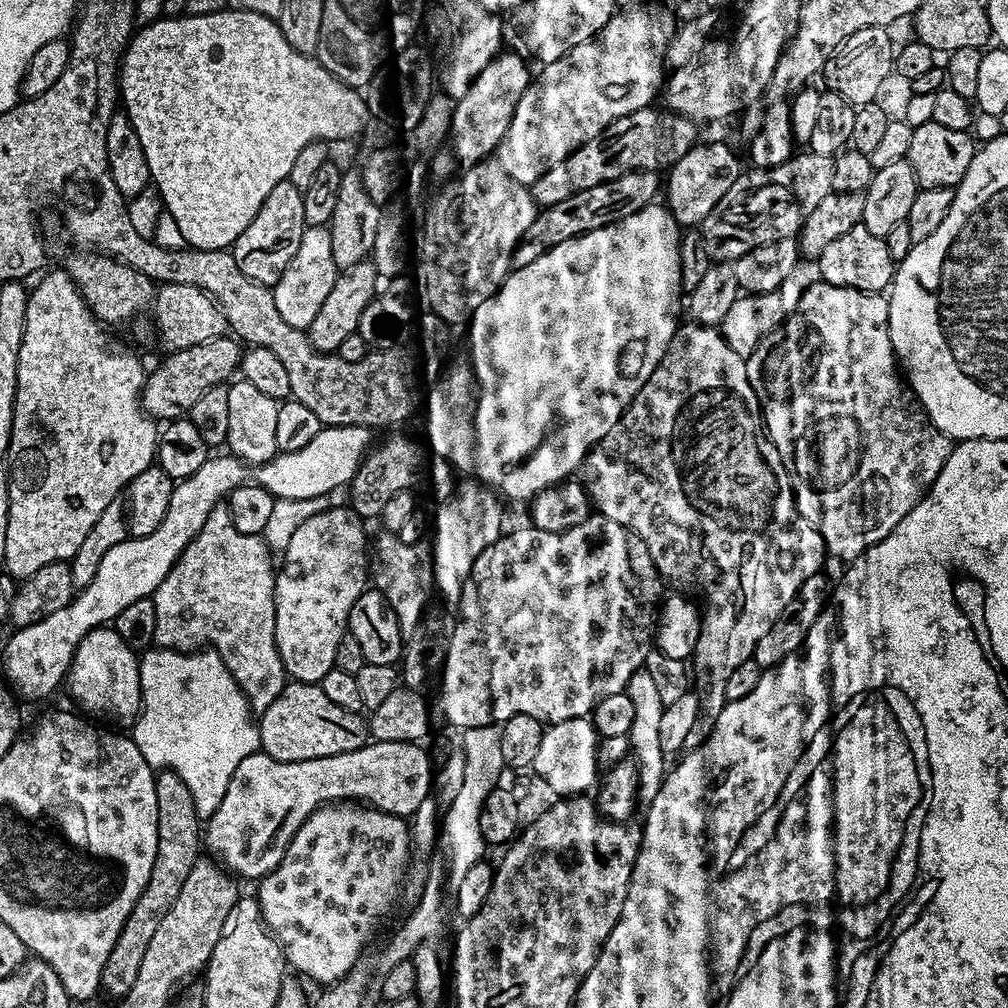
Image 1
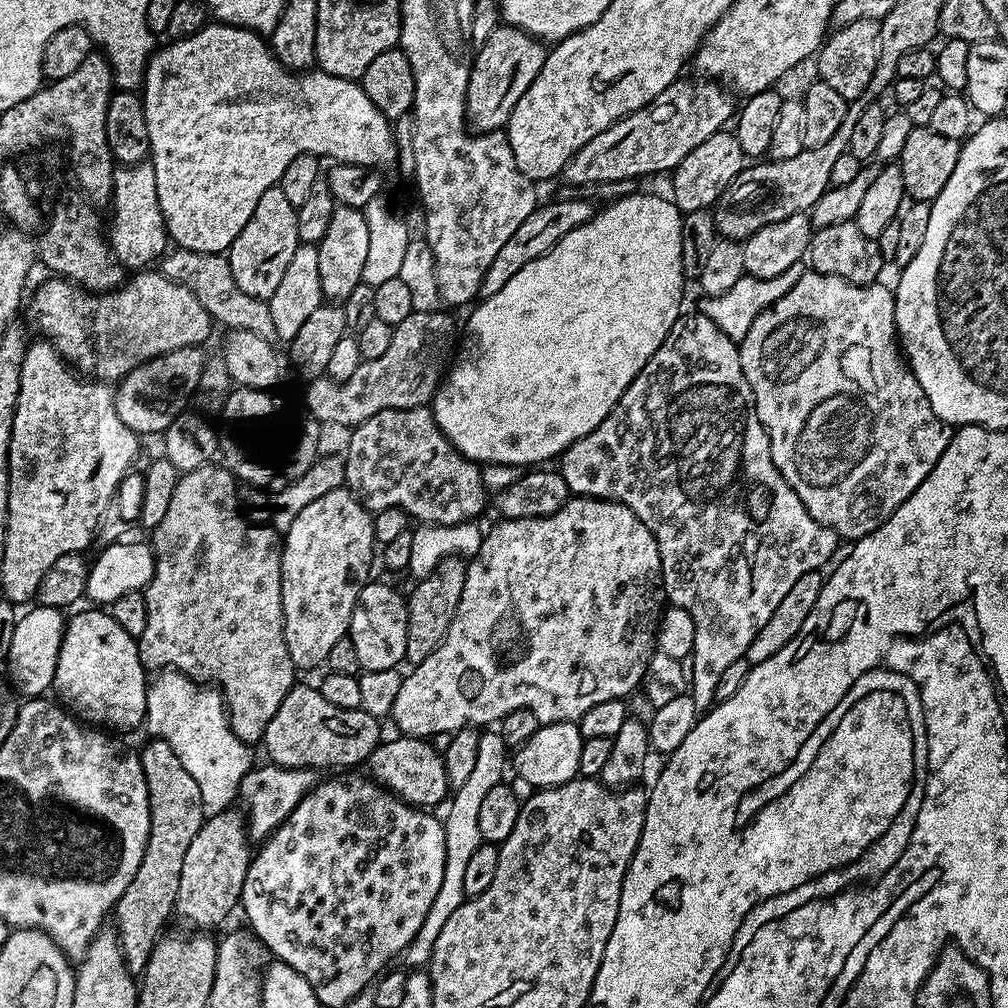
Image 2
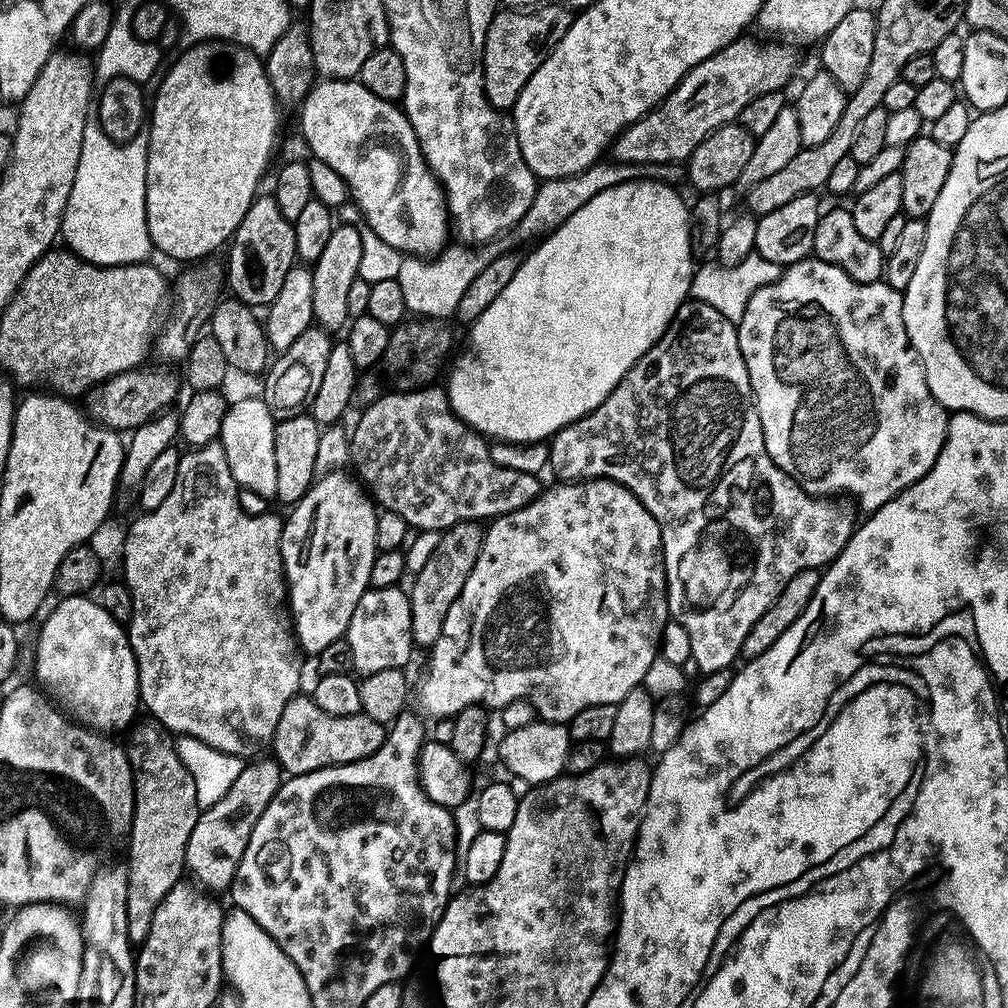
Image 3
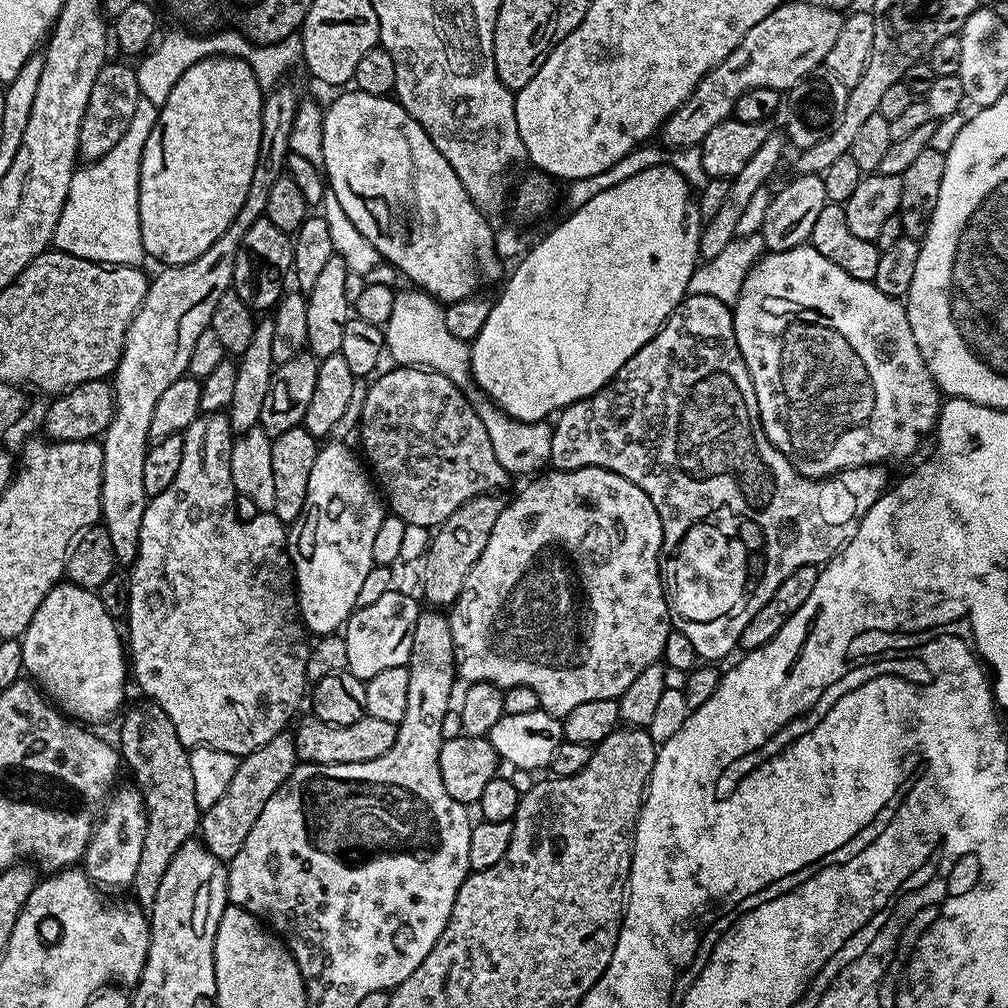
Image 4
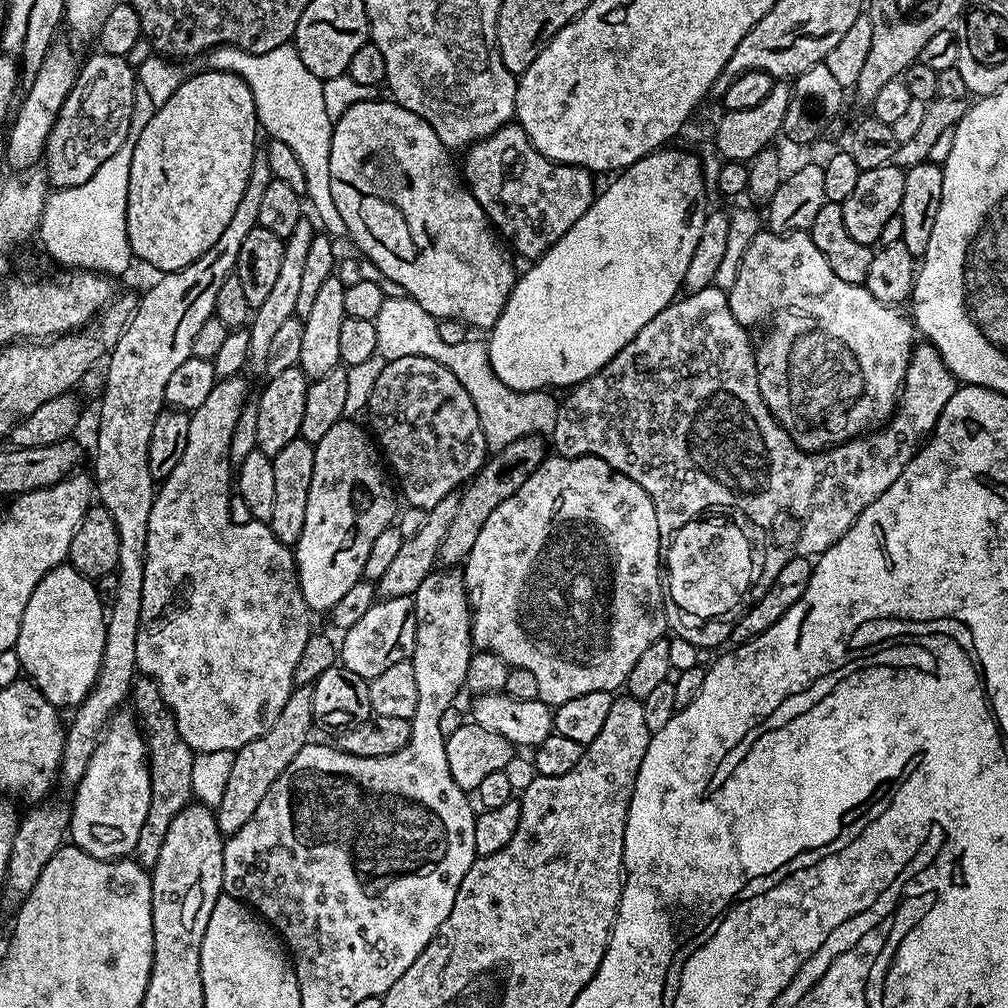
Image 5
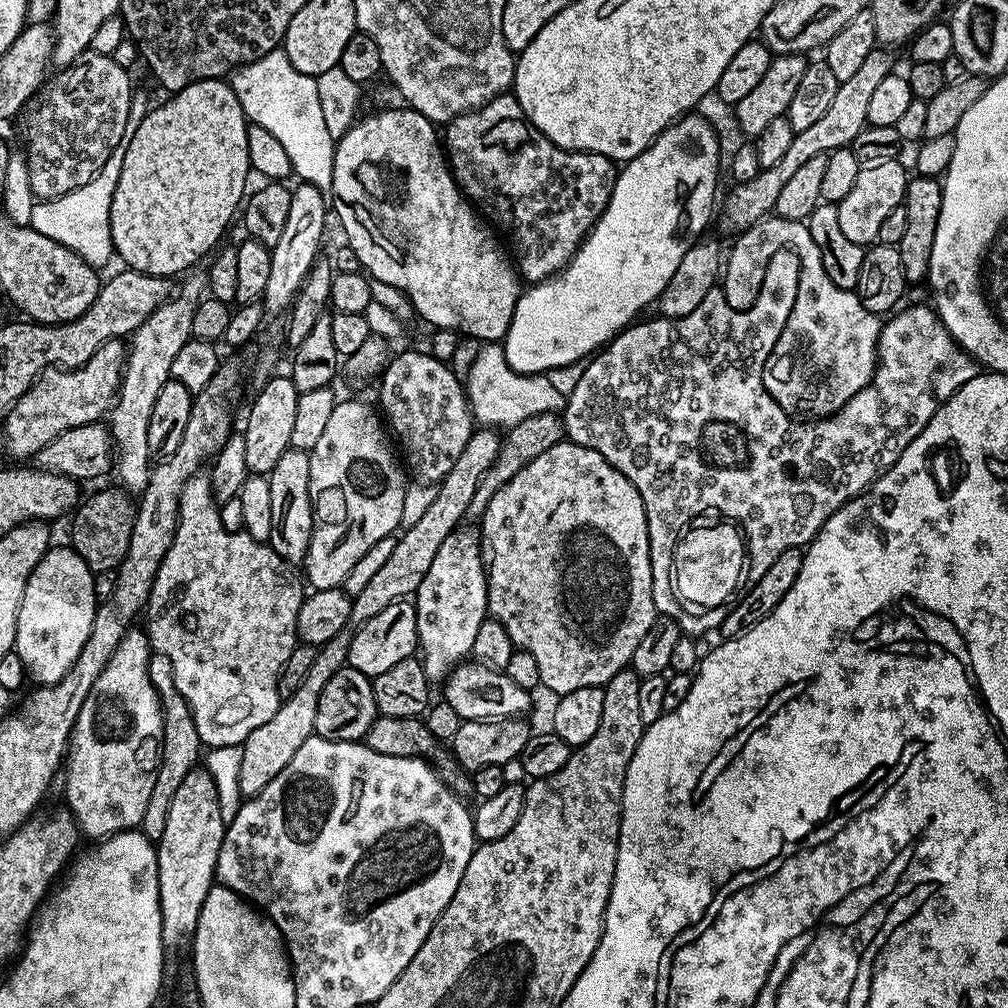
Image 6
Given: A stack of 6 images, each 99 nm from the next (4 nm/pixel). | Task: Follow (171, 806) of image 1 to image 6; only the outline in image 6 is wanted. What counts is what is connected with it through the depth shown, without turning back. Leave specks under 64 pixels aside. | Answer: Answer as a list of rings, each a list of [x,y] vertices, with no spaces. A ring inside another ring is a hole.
[[[160,662],[152,668],[152,685],[160,699],[162,722],[164,723],[164,739],[160,746],[160,765],[154,778],[154,790],[150,793],[150,802],[146,805],[146,814],[142,831],[149,840],[158,842],[162,838],[162,830],[166,830],[166,814],[170,814],[170,802],[174,802],[174,794],[178,786],[186,779],[192,769],[202,760],[202,745],[198,738],[198,726],[194,726],[194,714],[190,714],[190,706],[182,694],[178,694],[178,686],[174,686],[174,674],[167,663]]]

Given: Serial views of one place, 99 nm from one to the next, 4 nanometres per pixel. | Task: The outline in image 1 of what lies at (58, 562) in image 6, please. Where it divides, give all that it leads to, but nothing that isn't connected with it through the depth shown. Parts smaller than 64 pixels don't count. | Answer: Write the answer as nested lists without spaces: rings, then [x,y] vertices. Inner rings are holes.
[[[115,627],[92,628],[86,634],[86,638],[82,638],[82,642],[78,642],[76,652],[72,655],[72,665],[68,668],[67,688],[69,694],[76,699],[81,713],[93,712],[94,715],[101,716],[105,720],[101,720],[105,725],[128,730],[140,717],[140,661],[137,653],[132,652],[130,646],[126,646],[126,642],[122,642],[122,638],[118,638]]]

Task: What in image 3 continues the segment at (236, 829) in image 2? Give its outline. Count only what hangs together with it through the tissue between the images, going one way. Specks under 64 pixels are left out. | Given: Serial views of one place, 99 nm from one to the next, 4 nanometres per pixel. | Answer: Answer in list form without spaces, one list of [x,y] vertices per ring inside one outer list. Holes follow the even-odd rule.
[[[256,758],[251,762],[245,763],[242,774],[238,774],[238,778],[234,781],[234,786],[230,786],[230,790],[226,790],[226,795],[223,796],[222,802],[214,802],[214,806],[201,811],[198,822],[190,834],[190,842],[186,842],[185,869],[190,873],[190,876],[192,872],[193,877],[191,876],[191,879],[201,889],[207,890],[209,893],[220,894],[223,888],[224,891],[231,889],[232,880],[238,870],[238,862],[242,862],[242,854],[246,854],[246,846],[248,845],[250,834],[254,830],[258,818],[262,818],[262,810],[266,810],[266,806],[270,806],[274,794],[282,783],[282,769],[278,761],[274,758],[267,758],[268,760],[260,759],[264,758]]]

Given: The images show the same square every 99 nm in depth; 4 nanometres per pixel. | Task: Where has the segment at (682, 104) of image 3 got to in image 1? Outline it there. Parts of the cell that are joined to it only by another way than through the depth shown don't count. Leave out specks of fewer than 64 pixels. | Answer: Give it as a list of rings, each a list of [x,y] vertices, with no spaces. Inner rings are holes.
[[[656,106],[634,110],[634,114],[618,118],[606,126],[602,134],[578,146],[578,150],[562,158],[558,166],[550,166],[542,178],[531,184],[532,196],[540,208],[549,208],[554,202],[562,202],[562,198],[570,198],[570,194],[578,194],[578,190],[590,190],[590,186],[598,186],[622,174],[667,170],[697,144],[696,128],[697,121],[688,120],[676,112],[659,112]]]

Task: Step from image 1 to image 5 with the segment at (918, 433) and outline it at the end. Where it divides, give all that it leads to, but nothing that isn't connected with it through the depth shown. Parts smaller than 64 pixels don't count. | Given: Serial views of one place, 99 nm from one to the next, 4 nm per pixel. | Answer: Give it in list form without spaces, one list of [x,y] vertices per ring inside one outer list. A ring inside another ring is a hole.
[[[761,230],[754,238],[754,242],[750,242],[750,246],[746,246],[746,254],[742,254],[742,262],[738,266],[738,278],[734,278],[734,286],[730,286],[726,291],[734,318],[747,329],[755,329],[755,324],[768,324],[772,320],[772,329],[768,332],[768,348],[760,348],[756,357],[760,393],[766,397],[772,416],[787,430],[792,441],[802,451],[823,452],[837,444],[879,429],[888,423],[892,413],[897,411],[900,389],[904,387],[904,375],[908,369],[908,360],[912,357],[913,321],[907,315],[900,316],[901,309],[899,307],[878,302],[878,298],[874,298],[874,294],[870,294],[870,290],[863,284],[842,282],[842,278],[838,278],[838,274],[834,274],[834,270],[830,270],[830,262],[826,262],[822,250],[818,250],[818,246],[814,246],[808,232],[781,234],[771,230]],[[810,360],[816,360],[816,368],[808,368]]]

